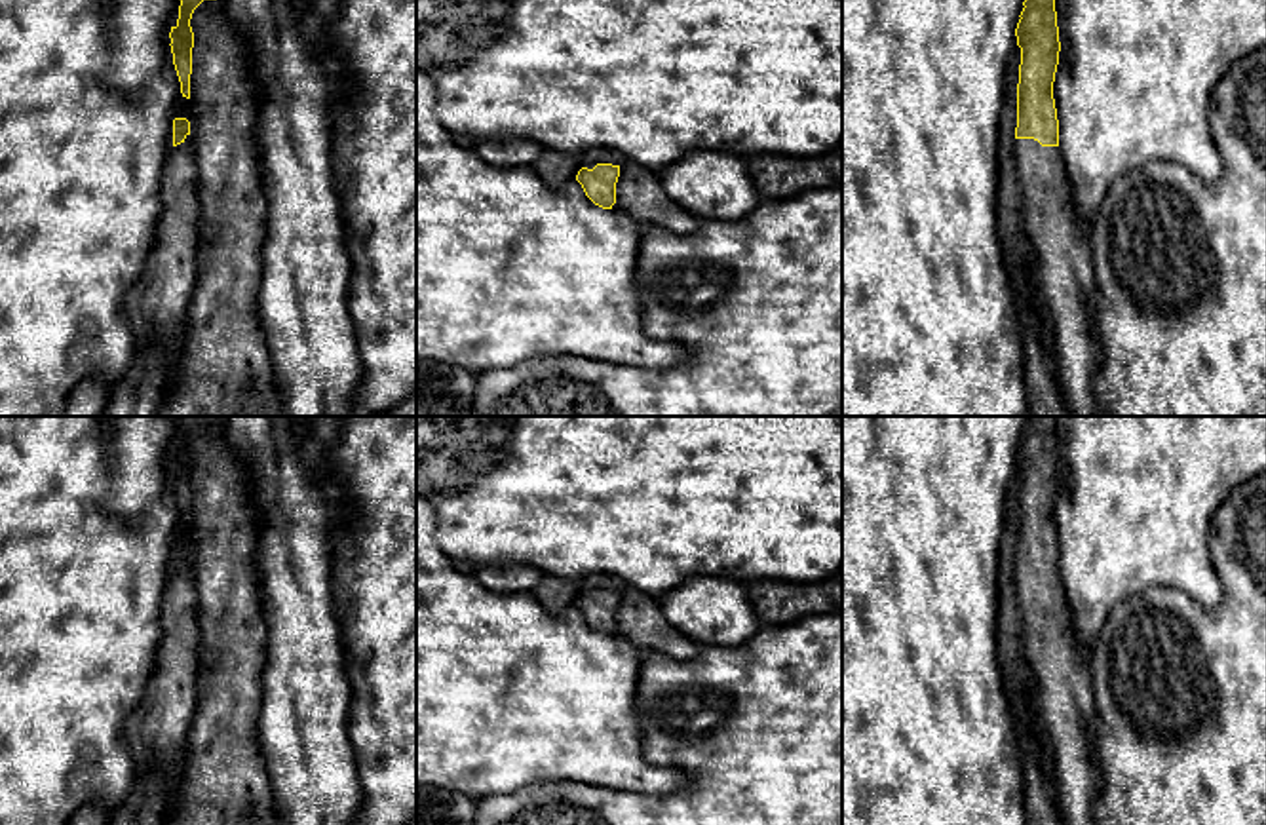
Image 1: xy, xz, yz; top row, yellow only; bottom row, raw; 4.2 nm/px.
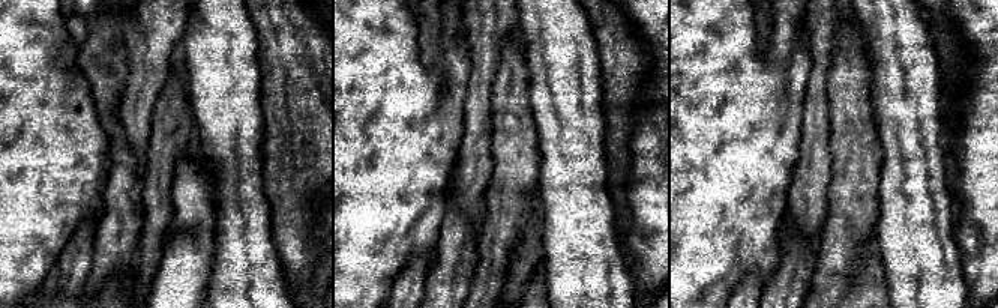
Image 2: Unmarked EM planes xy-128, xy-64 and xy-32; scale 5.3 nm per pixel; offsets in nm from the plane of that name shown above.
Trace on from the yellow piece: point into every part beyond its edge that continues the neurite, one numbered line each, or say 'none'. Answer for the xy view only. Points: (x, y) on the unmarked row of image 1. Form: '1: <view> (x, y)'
1: xy (158, 729)

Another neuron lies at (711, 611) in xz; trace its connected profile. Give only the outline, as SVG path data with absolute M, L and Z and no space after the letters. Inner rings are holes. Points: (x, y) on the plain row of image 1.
M713 576L694 578L662 595L665 618L701 646L736 648L758 633L745 584Z

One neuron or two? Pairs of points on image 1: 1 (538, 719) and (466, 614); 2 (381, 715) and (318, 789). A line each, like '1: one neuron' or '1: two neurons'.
1: one neuron
2: two neurons

